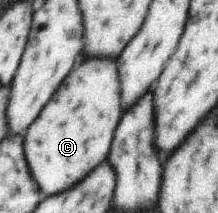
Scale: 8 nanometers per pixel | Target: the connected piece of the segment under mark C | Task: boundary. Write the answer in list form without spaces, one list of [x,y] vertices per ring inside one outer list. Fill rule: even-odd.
[[[86,59],[72,77],[64,81],[64,89],[56,93],[56,101],[40,114],[40,121],[24,133],[28,137],[28,159],[36,169],[36,181],[46,195],[56,195],[76,185],[110,153],[114,129],[122,115],[118,65],[114,59]]]

